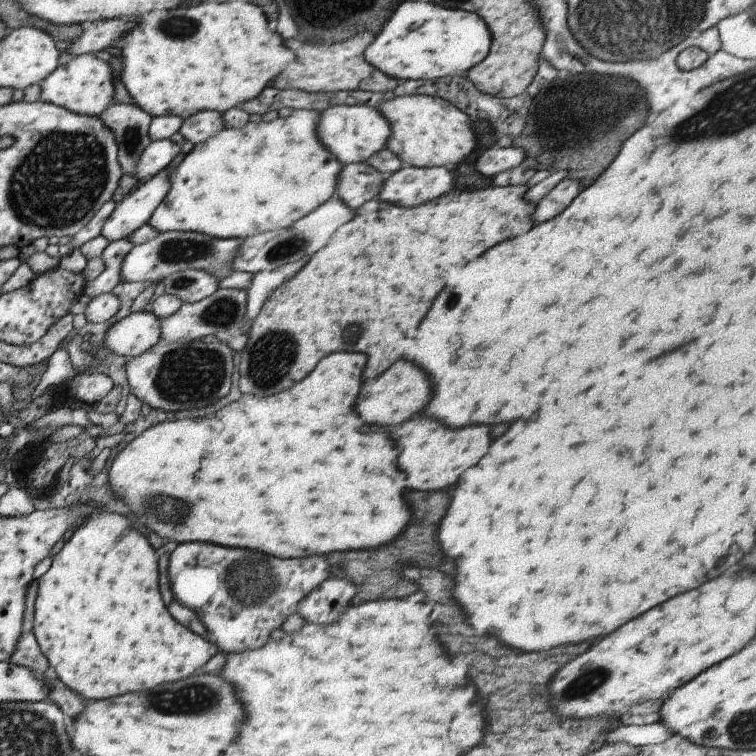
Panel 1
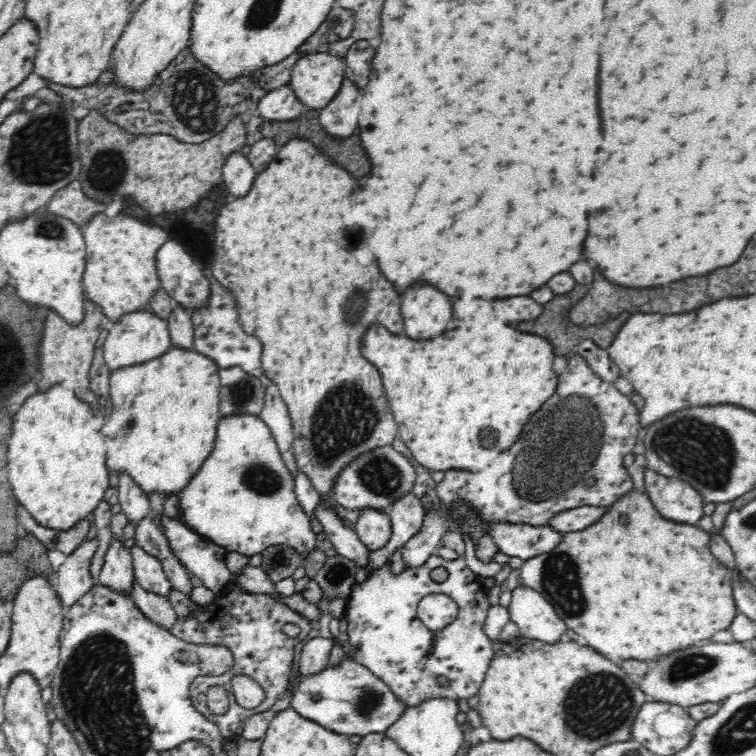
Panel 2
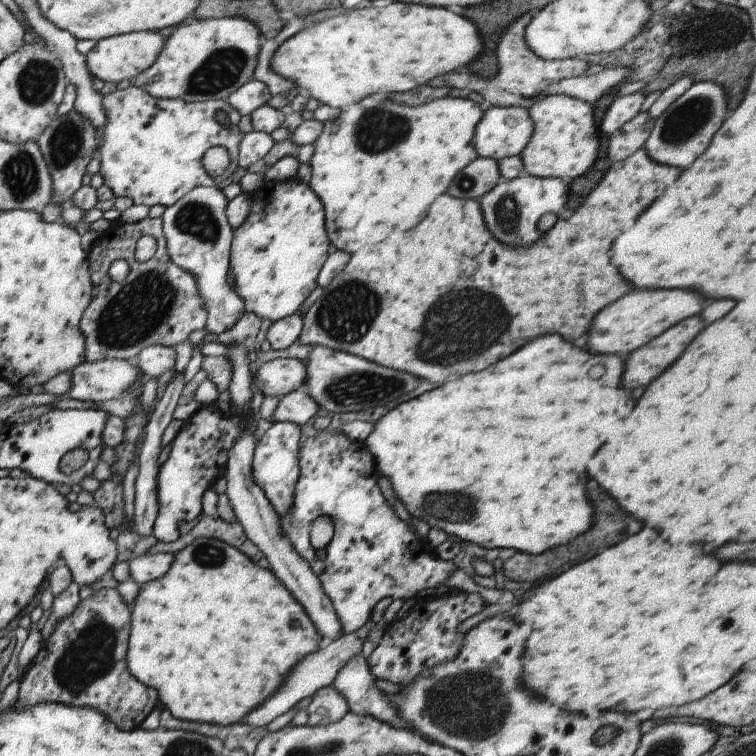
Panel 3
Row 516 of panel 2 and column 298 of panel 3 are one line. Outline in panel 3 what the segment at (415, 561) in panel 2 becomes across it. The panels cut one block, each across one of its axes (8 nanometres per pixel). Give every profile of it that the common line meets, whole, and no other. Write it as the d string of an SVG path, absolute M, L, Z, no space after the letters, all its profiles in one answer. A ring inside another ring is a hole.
M271 422L269 430L259 438L253 454L253 480L271 502L279 520L291 512L295 486L299 482L299 424L293 422Z

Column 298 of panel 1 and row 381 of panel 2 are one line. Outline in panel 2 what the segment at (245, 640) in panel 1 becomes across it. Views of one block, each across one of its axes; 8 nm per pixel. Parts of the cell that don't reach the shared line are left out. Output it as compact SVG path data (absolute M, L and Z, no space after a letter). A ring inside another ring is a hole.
M572 354L568 358L568 368L558 376L558 390L548 400L532 422L528 422L522 430L520 440L506 452L502 452L492 464L480 472L468 472L460 468L452 468L444 474L444 480L436 486L436 494L442 506L450 506L454 500L466 500L472 504L484 522L512 522L512 524L532 524L532 526L548 526L548 522L566 510L574 510L578 506L602 506L610 508L634 490L632 478L622 466L622 458L626 454L634 454L636 436L642 428L640 424L642 412L630 402L630 396L622 394L614 382L606 382L582 360L582 356ZM594 478L594 486L586 488L586 480Z

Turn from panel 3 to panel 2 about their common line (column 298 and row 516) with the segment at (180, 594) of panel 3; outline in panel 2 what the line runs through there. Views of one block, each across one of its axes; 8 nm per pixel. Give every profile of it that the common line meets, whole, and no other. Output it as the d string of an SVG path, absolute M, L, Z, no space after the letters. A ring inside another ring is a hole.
M628 492L606 510L606 516L580 532L562 536L554 550L530 558L522 566L522 584L540 592L580 640L620 664L622 660L658 660L674 650L728 630L738 616L732 570L710 552L710 534L690 524L664 520L646 494Z

